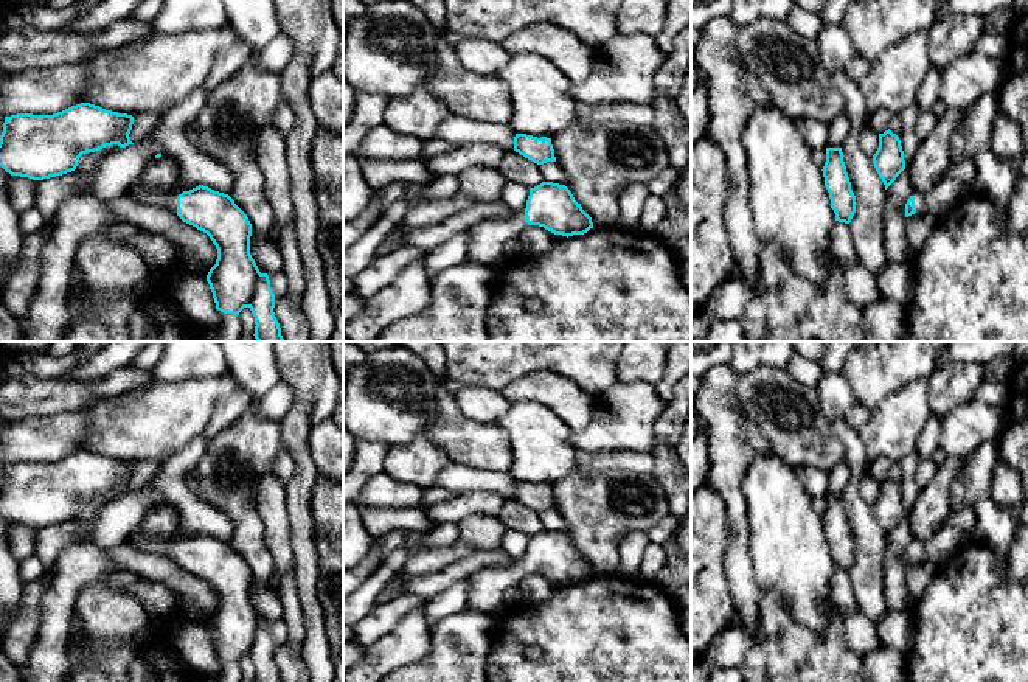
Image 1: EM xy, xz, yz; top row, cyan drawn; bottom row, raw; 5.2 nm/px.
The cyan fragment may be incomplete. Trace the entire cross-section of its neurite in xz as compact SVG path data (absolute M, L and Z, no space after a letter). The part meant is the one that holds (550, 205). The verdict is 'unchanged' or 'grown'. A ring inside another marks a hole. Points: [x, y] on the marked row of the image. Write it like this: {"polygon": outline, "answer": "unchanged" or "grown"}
{"polygon": "M542 182L530 188L526 208L503 217L489 217L469 227L467 261L494 266L503 258L508 239L519 238L528 225L562 235L584 235L593 228L592 217L582 210L565 185Z", "answer": "grown"}

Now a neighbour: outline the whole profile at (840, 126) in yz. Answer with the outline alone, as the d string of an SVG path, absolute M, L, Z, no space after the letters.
M846 113L835 117L829 127L826 148L842 148L851 132L851 121Z

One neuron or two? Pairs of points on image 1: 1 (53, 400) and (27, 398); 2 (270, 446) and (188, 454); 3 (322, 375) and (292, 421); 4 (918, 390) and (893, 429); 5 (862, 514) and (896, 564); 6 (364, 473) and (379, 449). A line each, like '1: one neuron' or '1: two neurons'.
1: one neuron
2: two neurons
3: two neurons
4: one neuron
5: two neurons
6: one neuron

